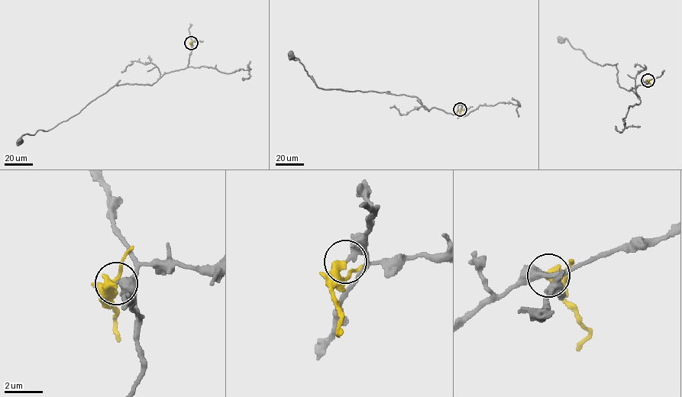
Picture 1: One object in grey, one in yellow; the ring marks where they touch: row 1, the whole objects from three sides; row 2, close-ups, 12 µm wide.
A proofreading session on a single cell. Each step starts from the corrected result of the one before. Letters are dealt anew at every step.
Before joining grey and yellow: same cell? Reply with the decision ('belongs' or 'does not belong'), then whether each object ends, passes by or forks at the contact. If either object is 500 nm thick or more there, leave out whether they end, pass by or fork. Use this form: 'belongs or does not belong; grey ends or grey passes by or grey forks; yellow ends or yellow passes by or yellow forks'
does not belong; grey ends; yellow ends

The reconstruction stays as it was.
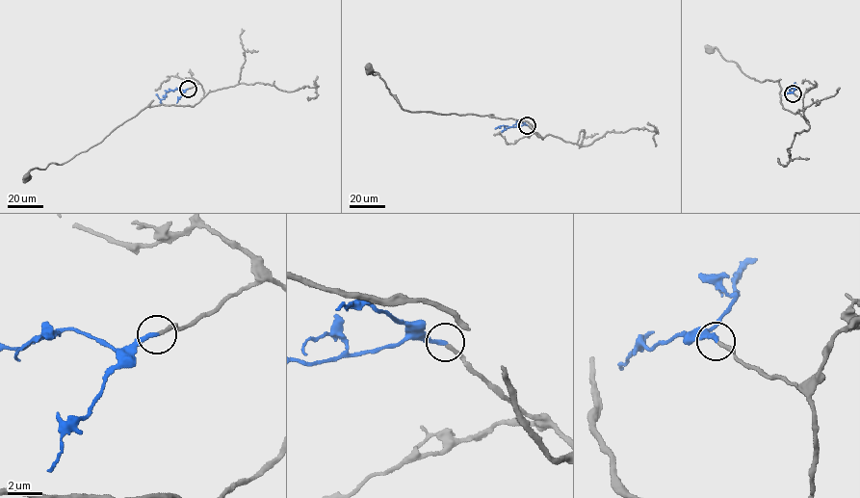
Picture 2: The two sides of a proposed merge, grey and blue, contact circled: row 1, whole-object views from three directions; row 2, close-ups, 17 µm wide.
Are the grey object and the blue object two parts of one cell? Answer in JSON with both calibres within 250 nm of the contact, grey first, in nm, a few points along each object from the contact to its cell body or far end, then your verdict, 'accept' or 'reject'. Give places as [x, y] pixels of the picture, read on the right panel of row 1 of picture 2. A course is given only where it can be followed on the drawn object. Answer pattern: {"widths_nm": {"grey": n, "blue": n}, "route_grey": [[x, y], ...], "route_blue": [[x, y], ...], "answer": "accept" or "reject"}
{"widths_nm": {"grey": 200, "blue": 240}, "route_grey": [[793, 93], [803, 100], [794, 114], [781, 105], [778, 81], [755, 80], [709, 48]], "route_blue": [[793, 93], [795, 87], [790, 87], [794, 82]], "answer": "accept"}

